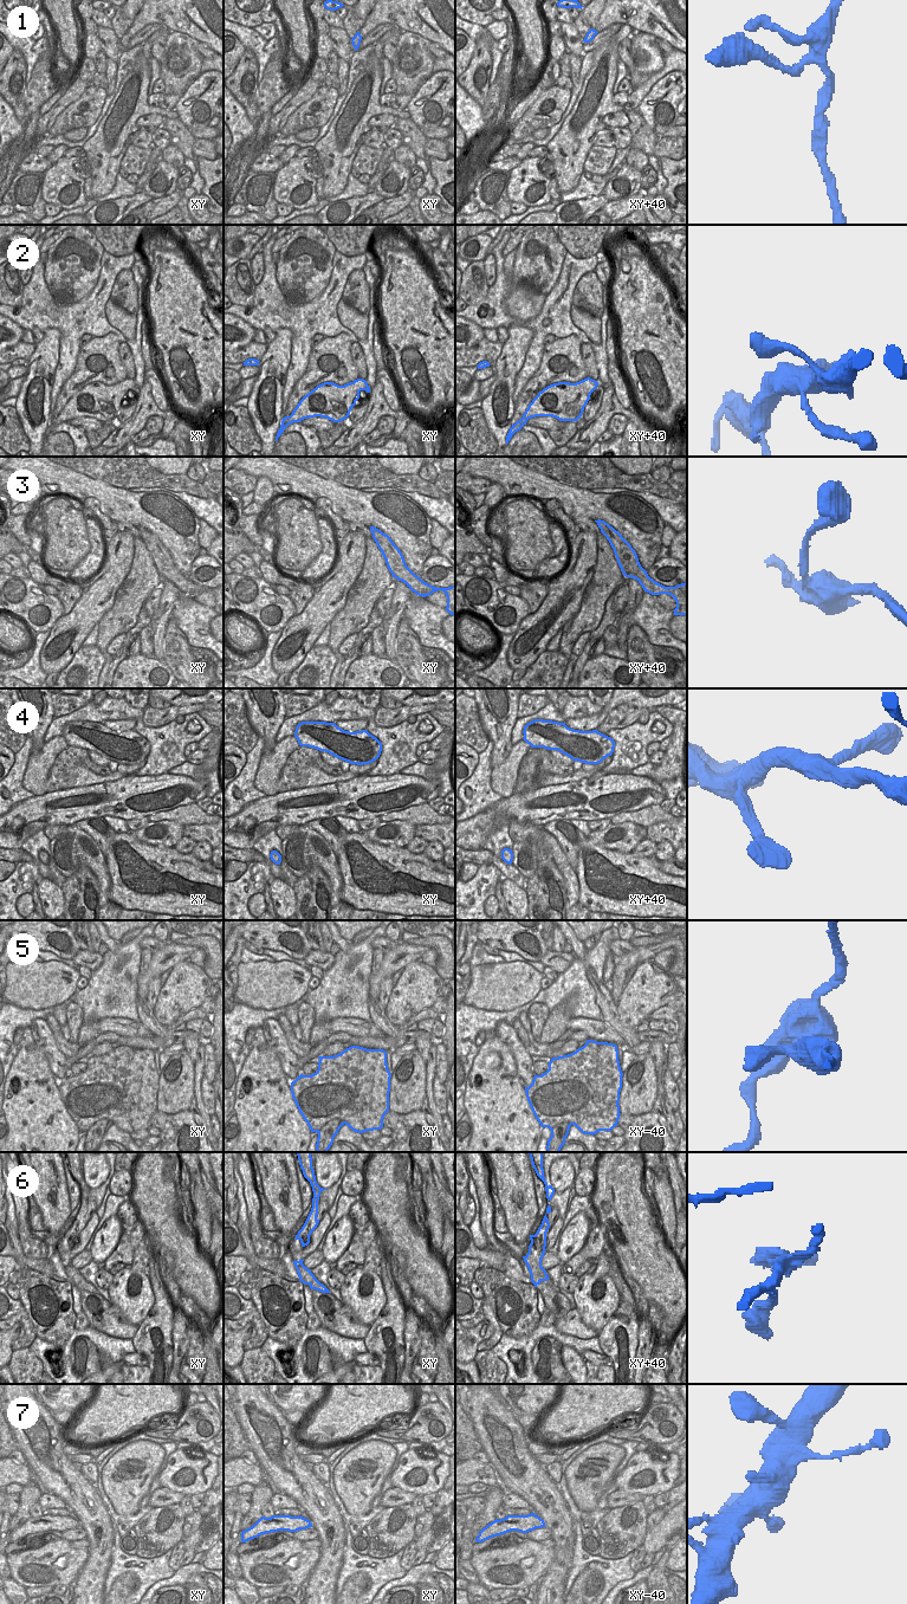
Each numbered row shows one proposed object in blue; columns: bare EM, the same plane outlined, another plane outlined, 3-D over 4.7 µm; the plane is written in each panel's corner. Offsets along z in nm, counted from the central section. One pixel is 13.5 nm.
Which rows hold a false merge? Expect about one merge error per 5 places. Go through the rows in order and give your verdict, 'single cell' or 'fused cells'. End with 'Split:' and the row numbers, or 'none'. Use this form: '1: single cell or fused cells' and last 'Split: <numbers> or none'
1: single cell
2: single cell
3: single cell
4: single cell
5: fused cells
6: single cell
7: single cell
Split: 5

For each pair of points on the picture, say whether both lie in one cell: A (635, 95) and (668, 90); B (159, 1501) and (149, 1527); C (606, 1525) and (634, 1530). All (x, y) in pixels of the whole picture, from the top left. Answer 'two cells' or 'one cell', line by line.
A: two cells
B: two cells
C: one cell

